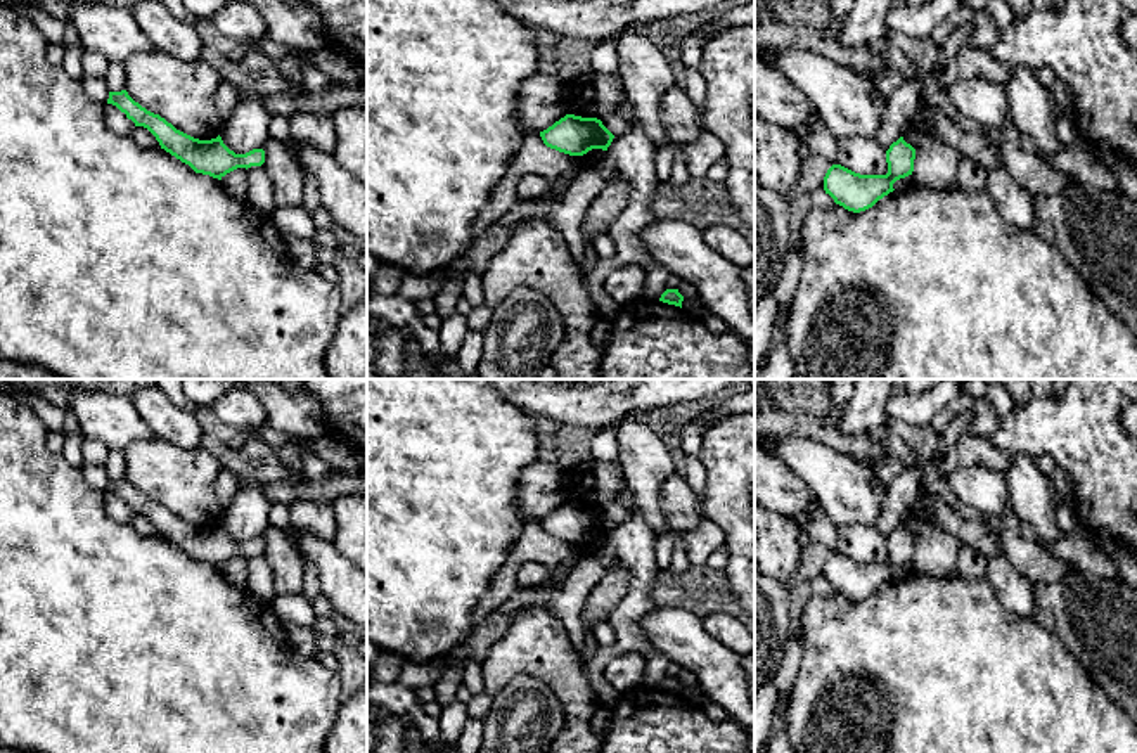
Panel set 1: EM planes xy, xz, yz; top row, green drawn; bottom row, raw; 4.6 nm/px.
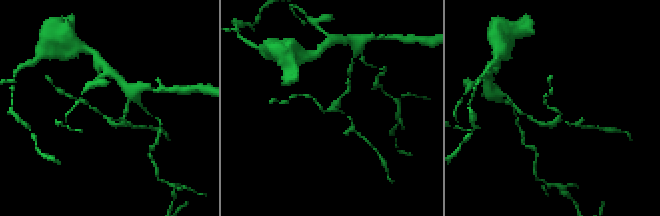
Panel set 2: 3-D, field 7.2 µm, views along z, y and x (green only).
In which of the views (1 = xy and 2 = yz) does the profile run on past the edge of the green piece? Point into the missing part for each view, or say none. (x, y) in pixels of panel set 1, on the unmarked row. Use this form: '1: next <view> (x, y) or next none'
1: next none
2: next none

